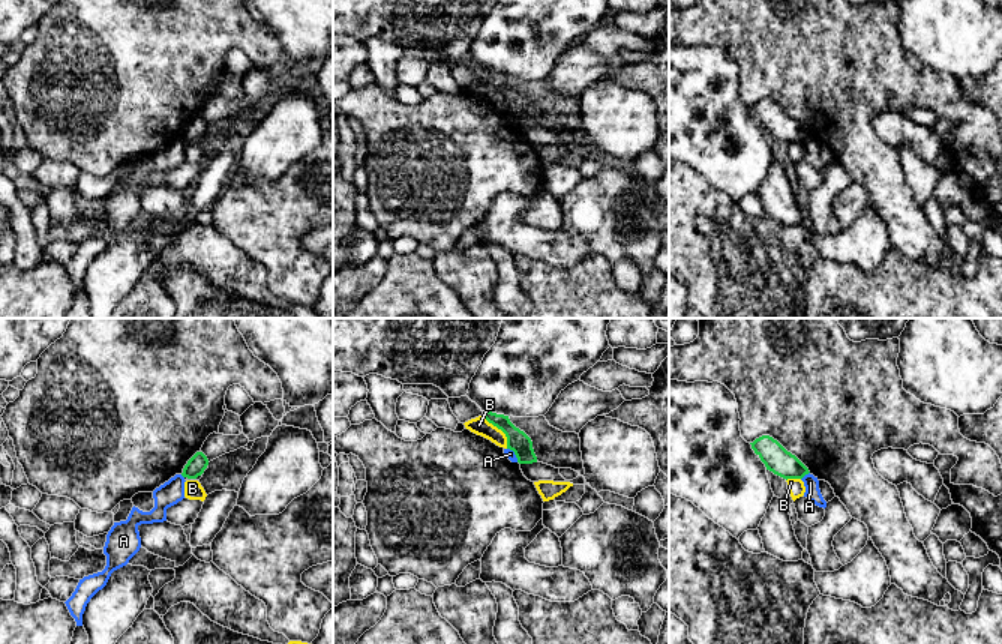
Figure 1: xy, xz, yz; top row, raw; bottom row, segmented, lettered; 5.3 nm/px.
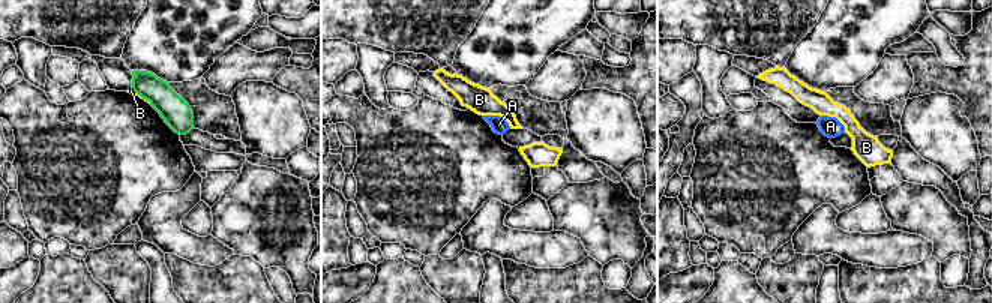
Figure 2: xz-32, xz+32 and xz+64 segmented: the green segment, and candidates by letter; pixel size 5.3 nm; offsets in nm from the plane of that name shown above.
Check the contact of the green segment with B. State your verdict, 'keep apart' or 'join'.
keep apart

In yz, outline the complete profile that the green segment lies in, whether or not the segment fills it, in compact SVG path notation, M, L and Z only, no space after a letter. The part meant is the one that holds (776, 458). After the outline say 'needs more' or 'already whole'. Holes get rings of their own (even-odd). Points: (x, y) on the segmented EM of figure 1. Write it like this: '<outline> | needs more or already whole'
M762 435L750 444L754 453L765 464L766 470L786 480L802 479L810 473L795 455L788 452L777 440L770 435Z | already whole

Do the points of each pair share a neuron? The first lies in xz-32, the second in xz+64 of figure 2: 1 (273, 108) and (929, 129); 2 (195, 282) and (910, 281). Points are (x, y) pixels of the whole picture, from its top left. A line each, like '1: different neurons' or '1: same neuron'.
1: same neuron
2: same neuron

